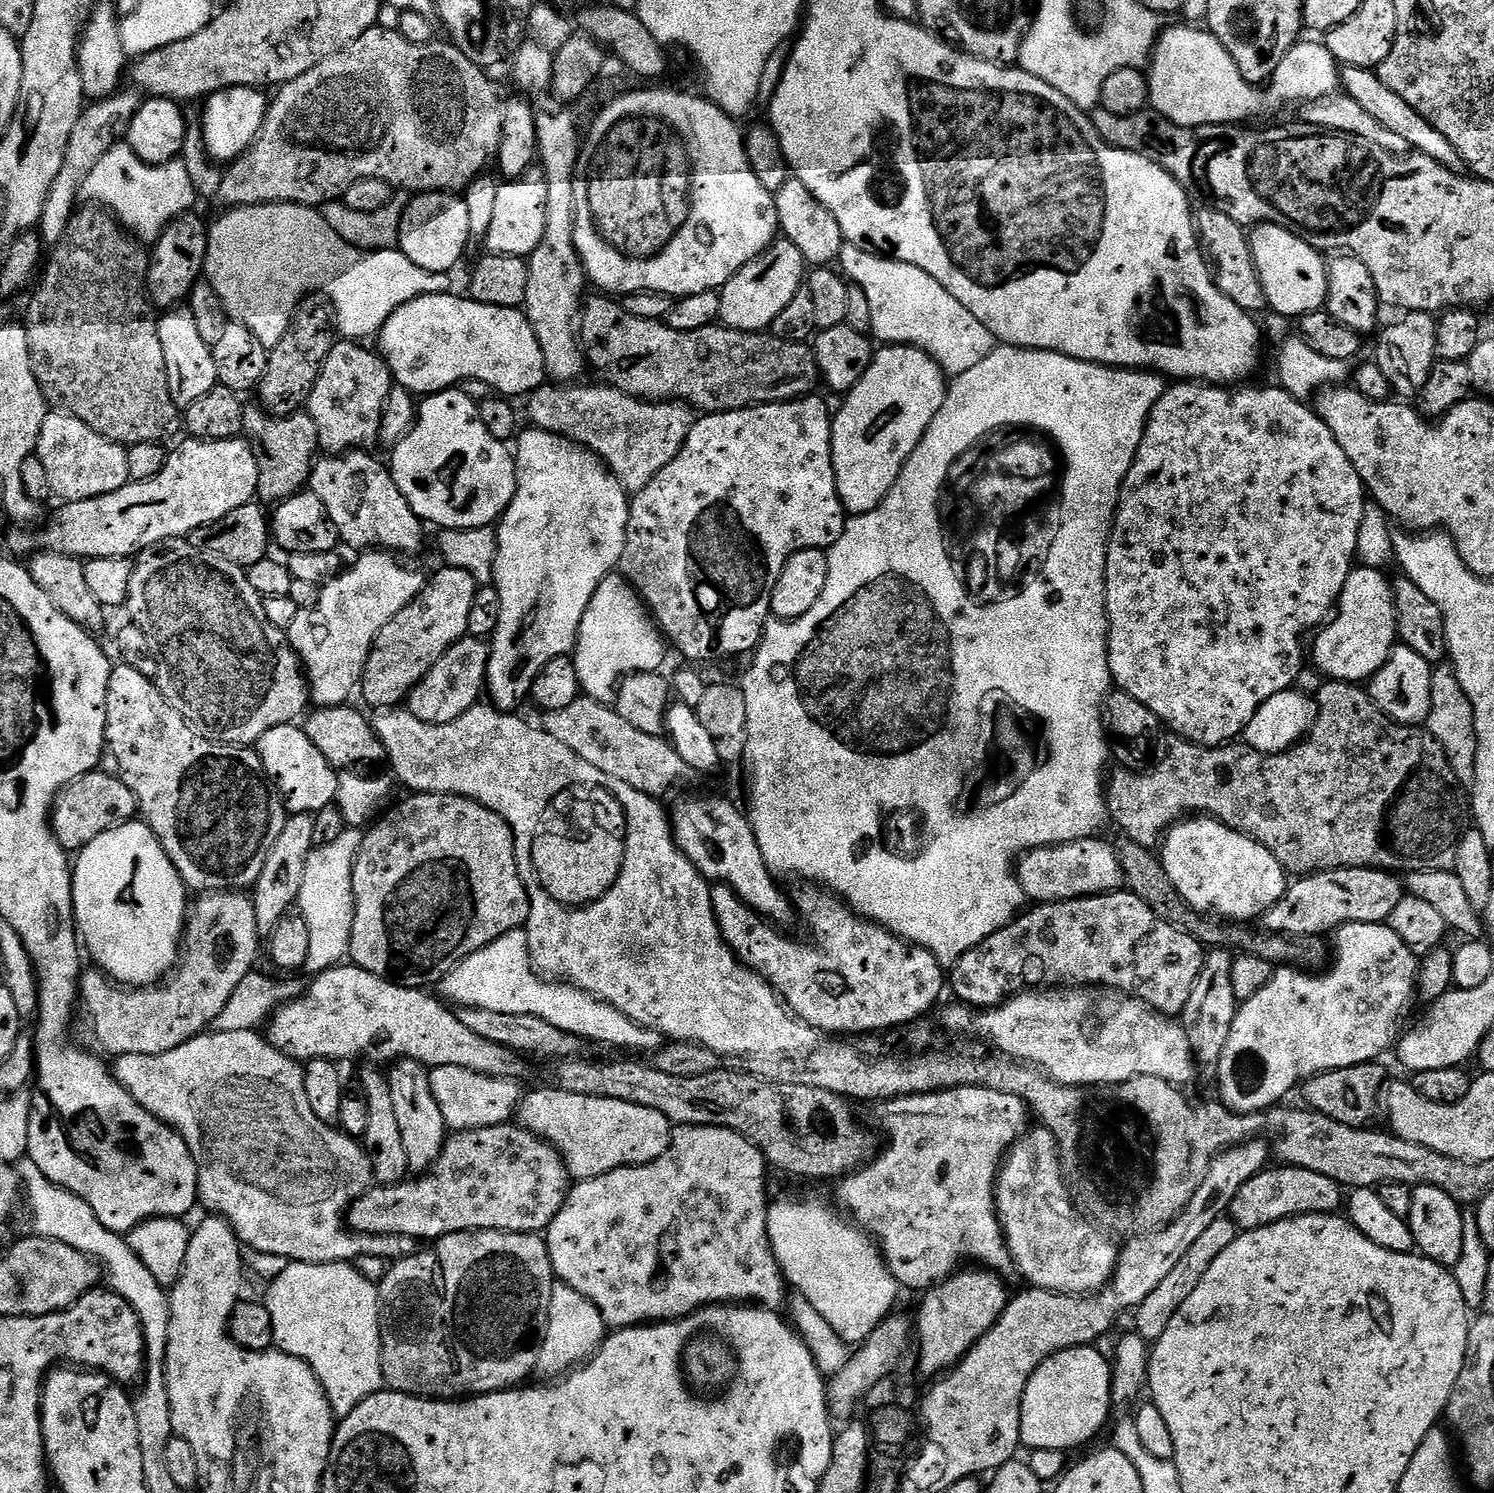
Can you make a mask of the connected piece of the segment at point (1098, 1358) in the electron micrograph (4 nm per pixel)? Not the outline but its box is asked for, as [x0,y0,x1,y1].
[1020,1346,1114,1453]

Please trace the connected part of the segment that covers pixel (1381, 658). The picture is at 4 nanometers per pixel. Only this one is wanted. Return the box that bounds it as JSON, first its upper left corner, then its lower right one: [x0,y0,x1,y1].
[1310,567,1397,685]

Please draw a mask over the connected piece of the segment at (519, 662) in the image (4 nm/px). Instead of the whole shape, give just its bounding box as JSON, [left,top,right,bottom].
[487,426,630,713]

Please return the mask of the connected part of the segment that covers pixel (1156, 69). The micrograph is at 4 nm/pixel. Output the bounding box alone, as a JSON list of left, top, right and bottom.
[1146,27,1264,128]

